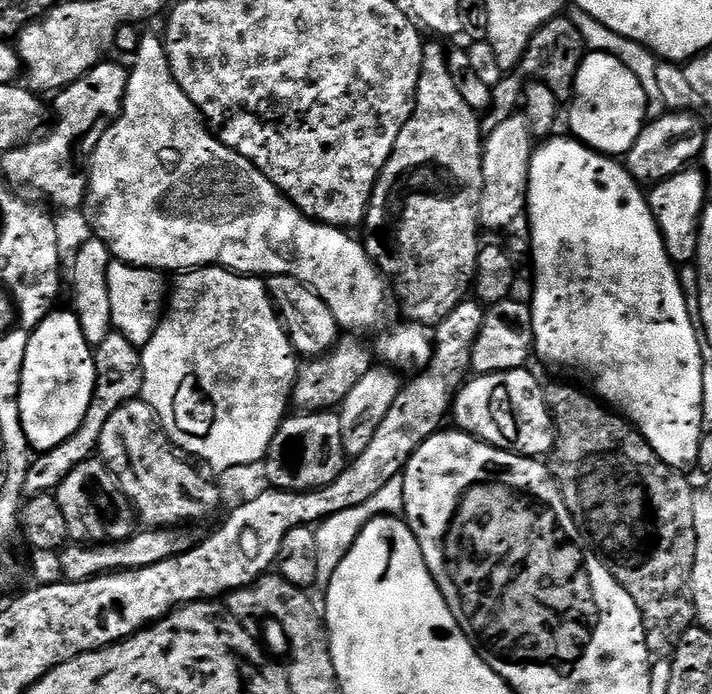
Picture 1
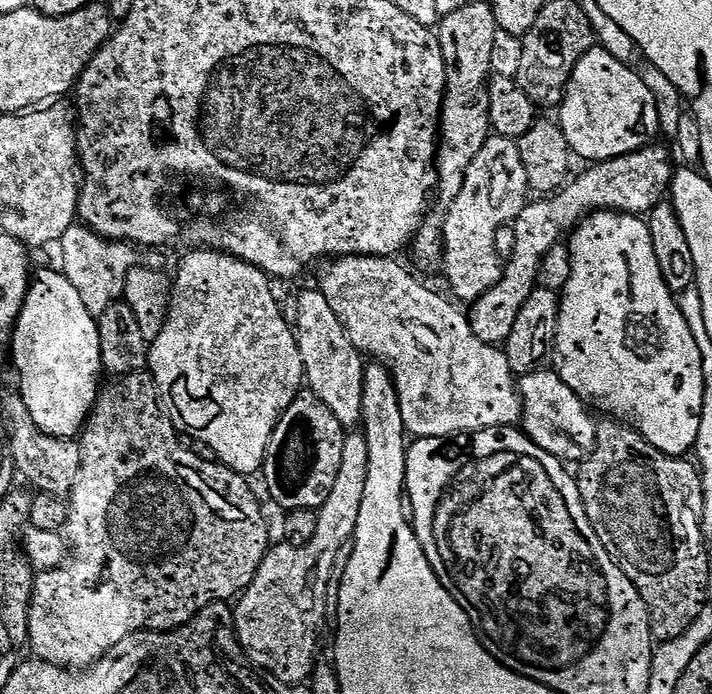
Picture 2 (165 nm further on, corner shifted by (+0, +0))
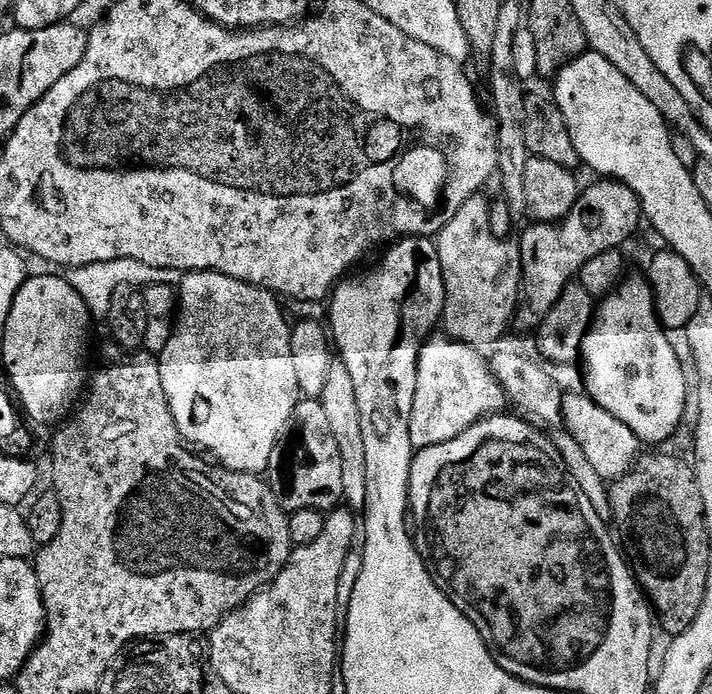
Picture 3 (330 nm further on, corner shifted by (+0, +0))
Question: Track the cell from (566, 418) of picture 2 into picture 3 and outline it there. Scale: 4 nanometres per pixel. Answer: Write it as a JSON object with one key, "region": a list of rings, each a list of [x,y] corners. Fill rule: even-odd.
{"region":[[[568,394],[564,397],[563,423],[572,437],[586,450],[586,458],[594,465],[594,470],[602,474],[606,481],[621,480],[636,467],[636,461],[642,452],[642,441],[630,426],[626,426],[614,416],[593,402],[587,394]],[[568,423],[568,424],[567,424]],[[641,448],[641,449],[640,449]]]}

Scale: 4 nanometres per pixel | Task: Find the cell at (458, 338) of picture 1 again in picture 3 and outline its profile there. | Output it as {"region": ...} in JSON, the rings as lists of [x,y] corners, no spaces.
{"region":[[[600,178],[583,189],[570,214],[559,222],[532,222],[520,236],[520,274],[522,307],[514,317],[514,328],[520,332],[539,329],[541,318],[550,314],[564,289],[580,275],[580,269],[592,258],[606,251],[623,249],[624,243],[642,224],[640,200],[634,190],[618,180]]]}

